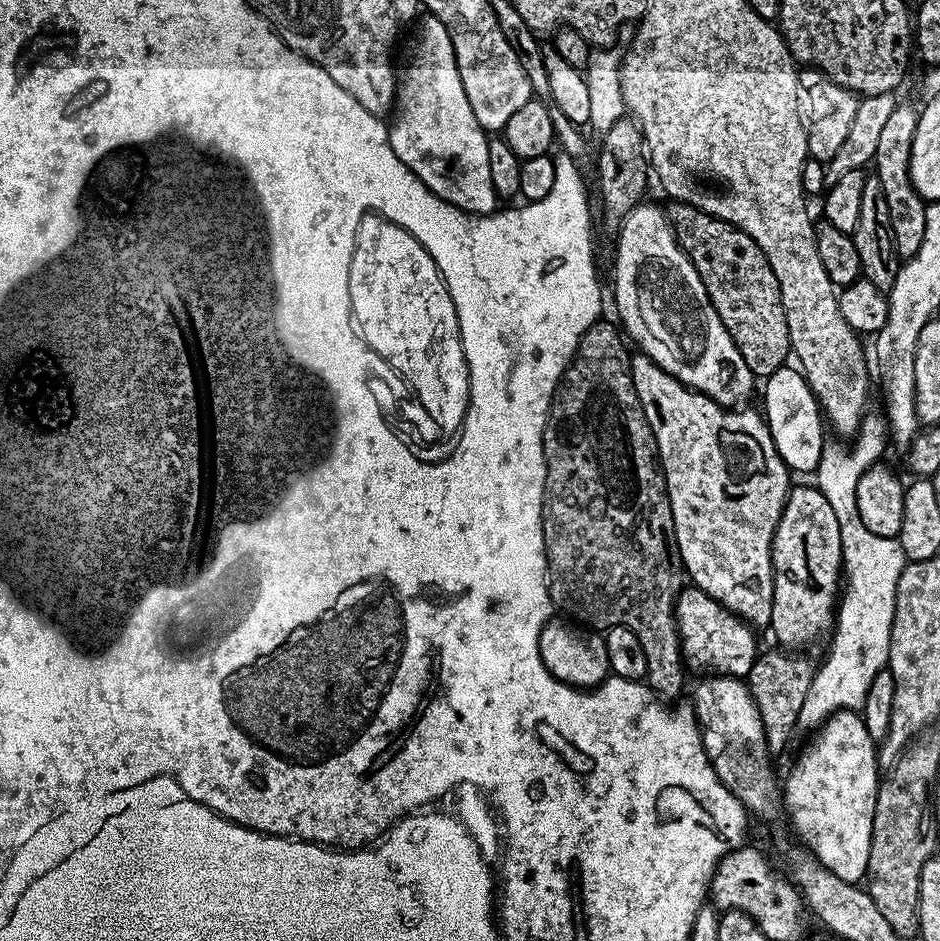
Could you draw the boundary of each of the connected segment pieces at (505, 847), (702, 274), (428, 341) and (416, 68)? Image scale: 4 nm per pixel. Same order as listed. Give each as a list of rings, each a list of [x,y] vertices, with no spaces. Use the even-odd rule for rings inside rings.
[[[462,778],[455,781],[456,792],[448,792],[447,786],[442,787],[442,791],[430,794],[428,800],[420,800],[414,805],[413,815],[418,814],[438,814],[451,818],[457,826],[464,831],[465,836],[469,836],[476,849],[480,864],[484,865],[487,872],[492,872],[508,856],[512,846],[512,836],[509,829],[507,810],[496,803],[494,790],[484,788],[481,784],[475,784],[471,779],[468,781]]]
[[[672,202],[669,205],[666,208],[666,215],[672,226],[672,233],[675,234],[680,248],[696,267],[696,276],[706,286],[714,310],[722,318],[730,338],[736,343],[736,348],[742,354],[752,375],[756,378],[766,378],[774,374],[774,370],[785,367],[787,360],[784,359],[790,356],[786,314],[780,304],[780,284],[764,252],[746,233],[727,220],[719,220],[717,216],[706,214],[701,208],[696,208],[692,204]]]
[[[365,213],[359,220],[356,228],[352,229],[352,246],[350,250],[350,257],[347,263],[346,271],[350,272],[350,294],[346,297],[346,308],[350,308],[350,324],[354,324],[352,330],[354,335],[357,336],[363,343],[366,343],[366,350],[368,355],[371,352],[380,352],[384,354],[398,370],[402,370],[402,374],[412,382],[412,386],[416,388],[416,398],[420,398],[420,410],[416,412],[432,412],[430,416],[434,418],[436,424],[448,424],[448,428],[452,428],[454,424],[459,424],[463,427],[464,415],[468,413],[468,405],[471,404],[469,398],[469,368],[464,351],[462,350],[462,342],[460,341],[460,327],[458,326],[458,318],[456,317],[456,307],[454,306],[453,299],[450,298],[448,288],[440,278],[440,272],[437,270],[436,263],[430,258],[429,252],[422,246],[420,242],[412,235],[403,225],[398,225],[392,221],[385,220],[380,213]],[[406,360],[420,360],[424,366],[412,368],[406,364]]]
[[[424,14],[419,17],[418,25],[420,29],[416,32],[416,45],[412,48],[412,57],[408,60],[408,65],[405,66],[404,72],[399,73],[398,83],[396,86],[396,99],[394,101],[394,117],[396,121],[391,121],[388,129],[388,141],[394,150],[394,154],[400,161],[403,162],[414,173],[429,190],[431,190],[439,200],[445,200],[448,204],[454,205],[456,208],[461,208],[464,212],[473,214],[491,214],[497,211],[498,197],[492,179],[490,178],[490,162],[488,161],[488,141],[485,129],[480,127],[480,123],[474,118],[474,110],[470,106],[470,102],[466,98],[466,90],[462,86],[462,78],[458,74],[458,62],[454,58],[454,46],[450,42],[450,33],[448,33],[448,25],[443,24],[437,16]]]

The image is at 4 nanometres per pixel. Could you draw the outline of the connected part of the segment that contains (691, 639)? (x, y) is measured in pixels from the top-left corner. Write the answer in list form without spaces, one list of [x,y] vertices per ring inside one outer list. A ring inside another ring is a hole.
[[[685,587],[676,597],[676,625],[680,635],[680,648],[684,651],[684,662],[689,669],[708,668],[704,670],[715,670],[725,676],[744,678],[747,677],[750,666],[754,666],[758,647],[756,648],[757,633],[752,625],[735,616],[730,610],[726,610],[726,606],[722,606],[714,598],[710,598],[710,594],[706,594],[701,588]]]

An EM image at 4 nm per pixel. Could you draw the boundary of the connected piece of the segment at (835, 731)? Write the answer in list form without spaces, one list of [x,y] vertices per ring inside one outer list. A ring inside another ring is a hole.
[[[856,710],[833,712],[819,728],[815,729],[808,749],[796,760],[788,772],[788,781],[782,784],[782,804],[786,816],[792,819],[795,839],[816,856],[826,870],[838,874],[846,882],[859,885],[868,874],[870,838],[874,826],[874,806],[880,789],[882,769],[878,759],[877,741],[870,738],[864,717]]]

